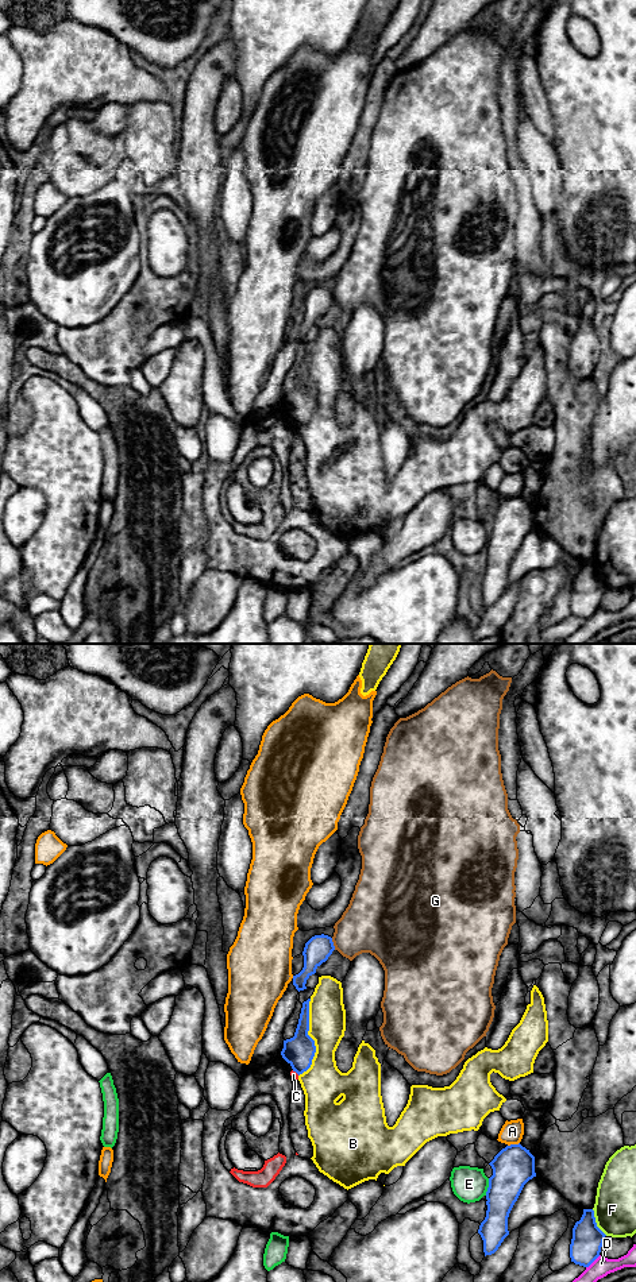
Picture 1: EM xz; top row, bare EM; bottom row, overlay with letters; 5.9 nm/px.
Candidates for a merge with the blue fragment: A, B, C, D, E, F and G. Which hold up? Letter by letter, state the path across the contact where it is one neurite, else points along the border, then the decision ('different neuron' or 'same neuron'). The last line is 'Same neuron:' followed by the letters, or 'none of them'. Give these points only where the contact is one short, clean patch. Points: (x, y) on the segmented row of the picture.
A: different neuron
B: different neuron
C: border along xz (292, 1070), (299, 1074); different neuron
D: border along xz (600, 1255), (586, 1267); different neuron
E: different neuron
F: different neuron
G: different neuron
Same neuron: none of them

